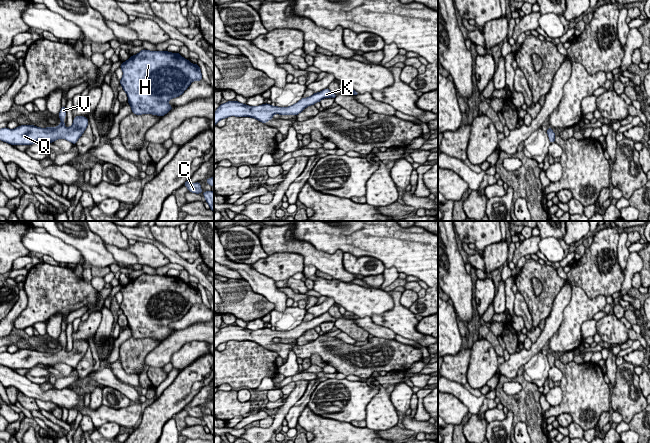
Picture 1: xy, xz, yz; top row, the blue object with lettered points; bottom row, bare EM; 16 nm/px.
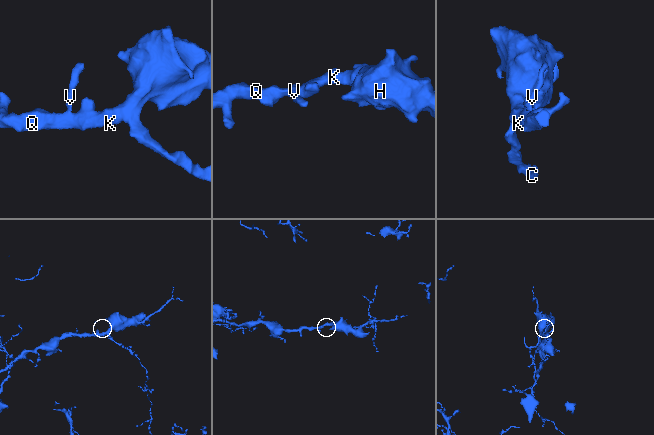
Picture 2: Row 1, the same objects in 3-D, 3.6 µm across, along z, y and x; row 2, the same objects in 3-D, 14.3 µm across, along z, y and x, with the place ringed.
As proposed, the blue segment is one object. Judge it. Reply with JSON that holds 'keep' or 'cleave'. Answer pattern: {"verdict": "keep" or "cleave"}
{"verdict": "keep"}

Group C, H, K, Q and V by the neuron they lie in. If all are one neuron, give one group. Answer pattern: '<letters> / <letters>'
C H K Q V

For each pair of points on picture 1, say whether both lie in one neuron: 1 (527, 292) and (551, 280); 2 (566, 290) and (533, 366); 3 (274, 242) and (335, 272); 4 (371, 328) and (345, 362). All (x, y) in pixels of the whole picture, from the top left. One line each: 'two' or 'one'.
1: one
2: two
3: one
4: two

